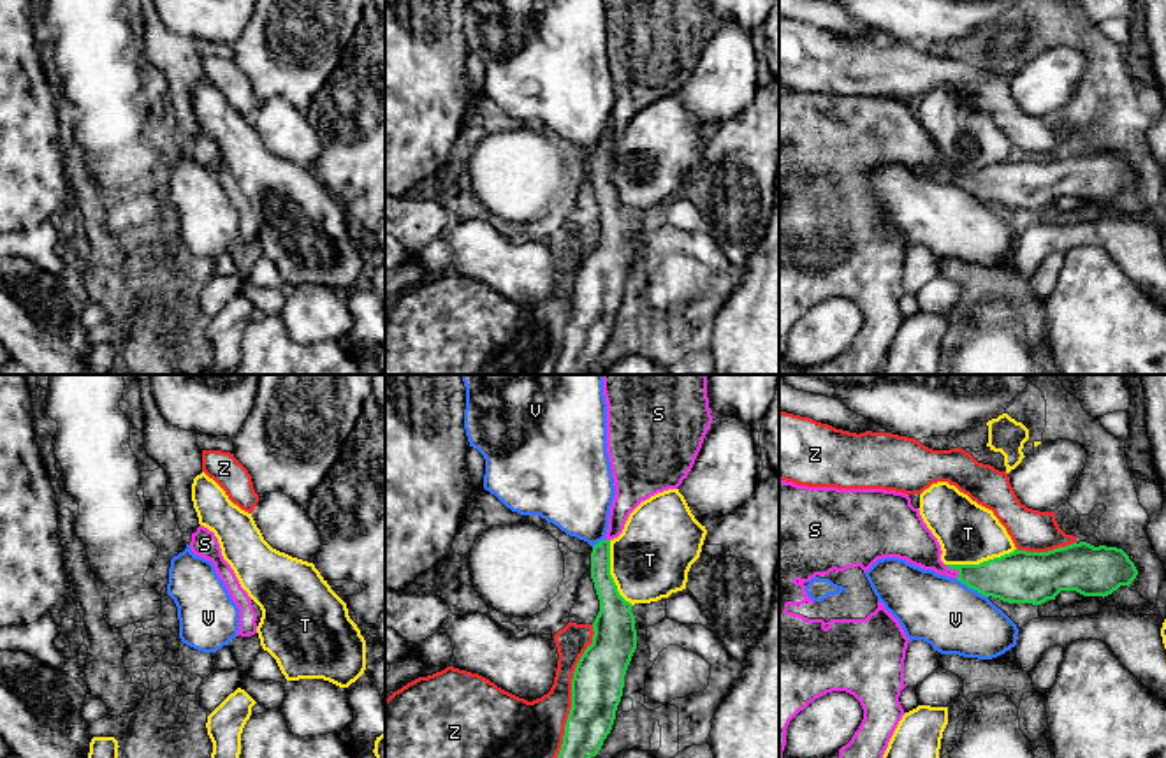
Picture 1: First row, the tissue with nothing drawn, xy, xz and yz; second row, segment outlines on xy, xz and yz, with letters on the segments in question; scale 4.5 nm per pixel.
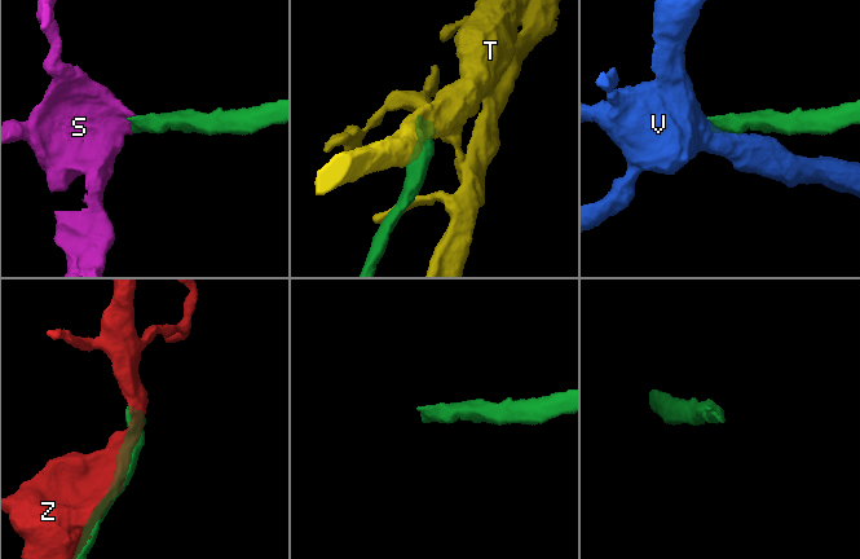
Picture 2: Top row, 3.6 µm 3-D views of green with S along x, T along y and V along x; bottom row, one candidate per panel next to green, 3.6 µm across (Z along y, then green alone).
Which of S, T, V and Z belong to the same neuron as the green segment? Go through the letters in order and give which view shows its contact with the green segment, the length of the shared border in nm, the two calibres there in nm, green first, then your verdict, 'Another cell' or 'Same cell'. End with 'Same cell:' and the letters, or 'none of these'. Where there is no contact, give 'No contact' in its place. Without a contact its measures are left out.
S: Touches green in yz. Shared border 90 nm. Thickness 200 nm (green) against 200 nm. Same cell
T: Touches green in yz. Shared border 340 nm. Thickness 240 nm (green) against 280 nm. Another cell
V: Touches green in yz. Shared border 170 nm. Thickness 240 nm (green) against 320 nm. Another cell
Z: Touches green in xz. Shared border 650 nm. Thickness 240 nm (green) against 260 nm. Another cell
Same cell: S

